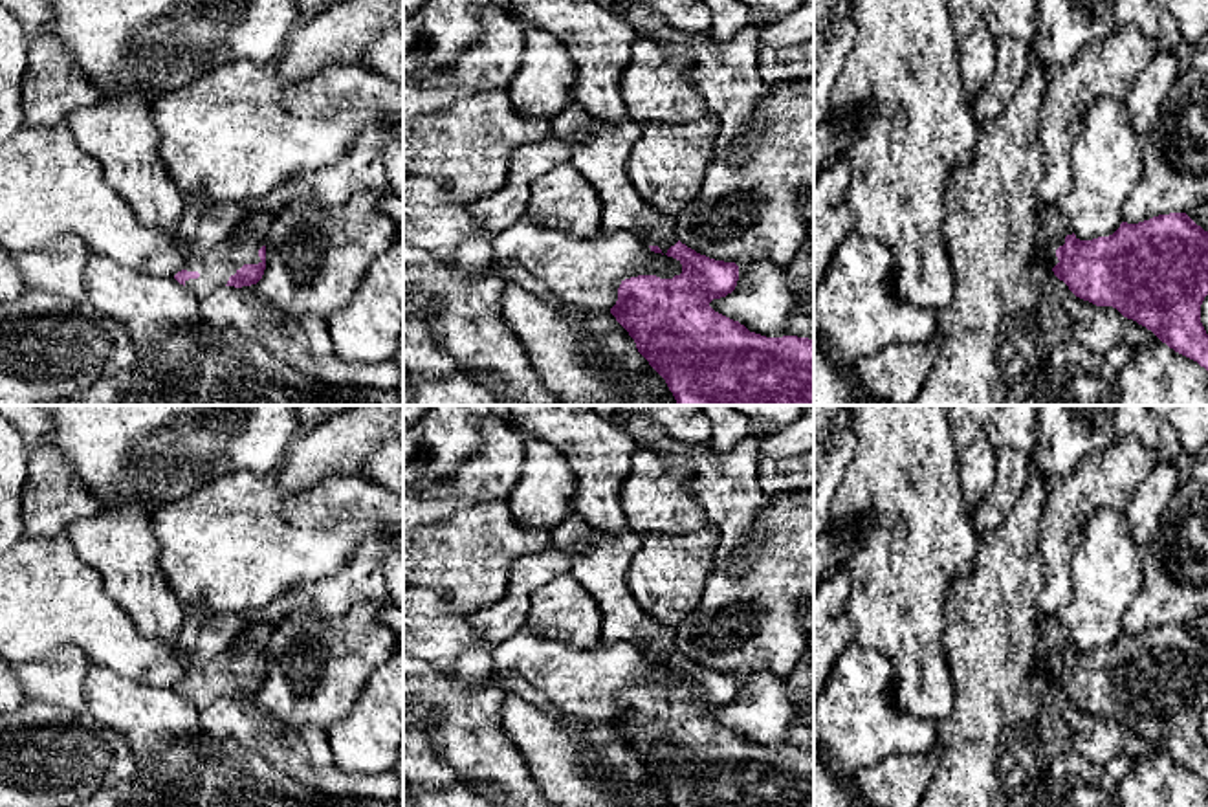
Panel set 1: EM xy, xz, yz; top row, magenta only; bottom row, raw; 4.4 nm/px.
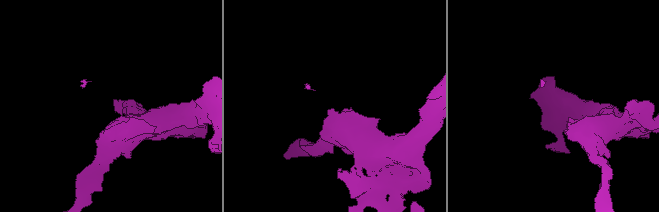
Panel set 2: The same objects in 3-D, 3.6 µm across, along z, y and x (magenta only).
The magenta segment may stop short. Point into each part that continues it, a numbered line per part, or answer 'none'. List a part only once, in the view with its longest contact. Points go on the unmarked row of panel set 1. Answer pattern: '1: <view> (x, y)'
1: xy (217, 675)

